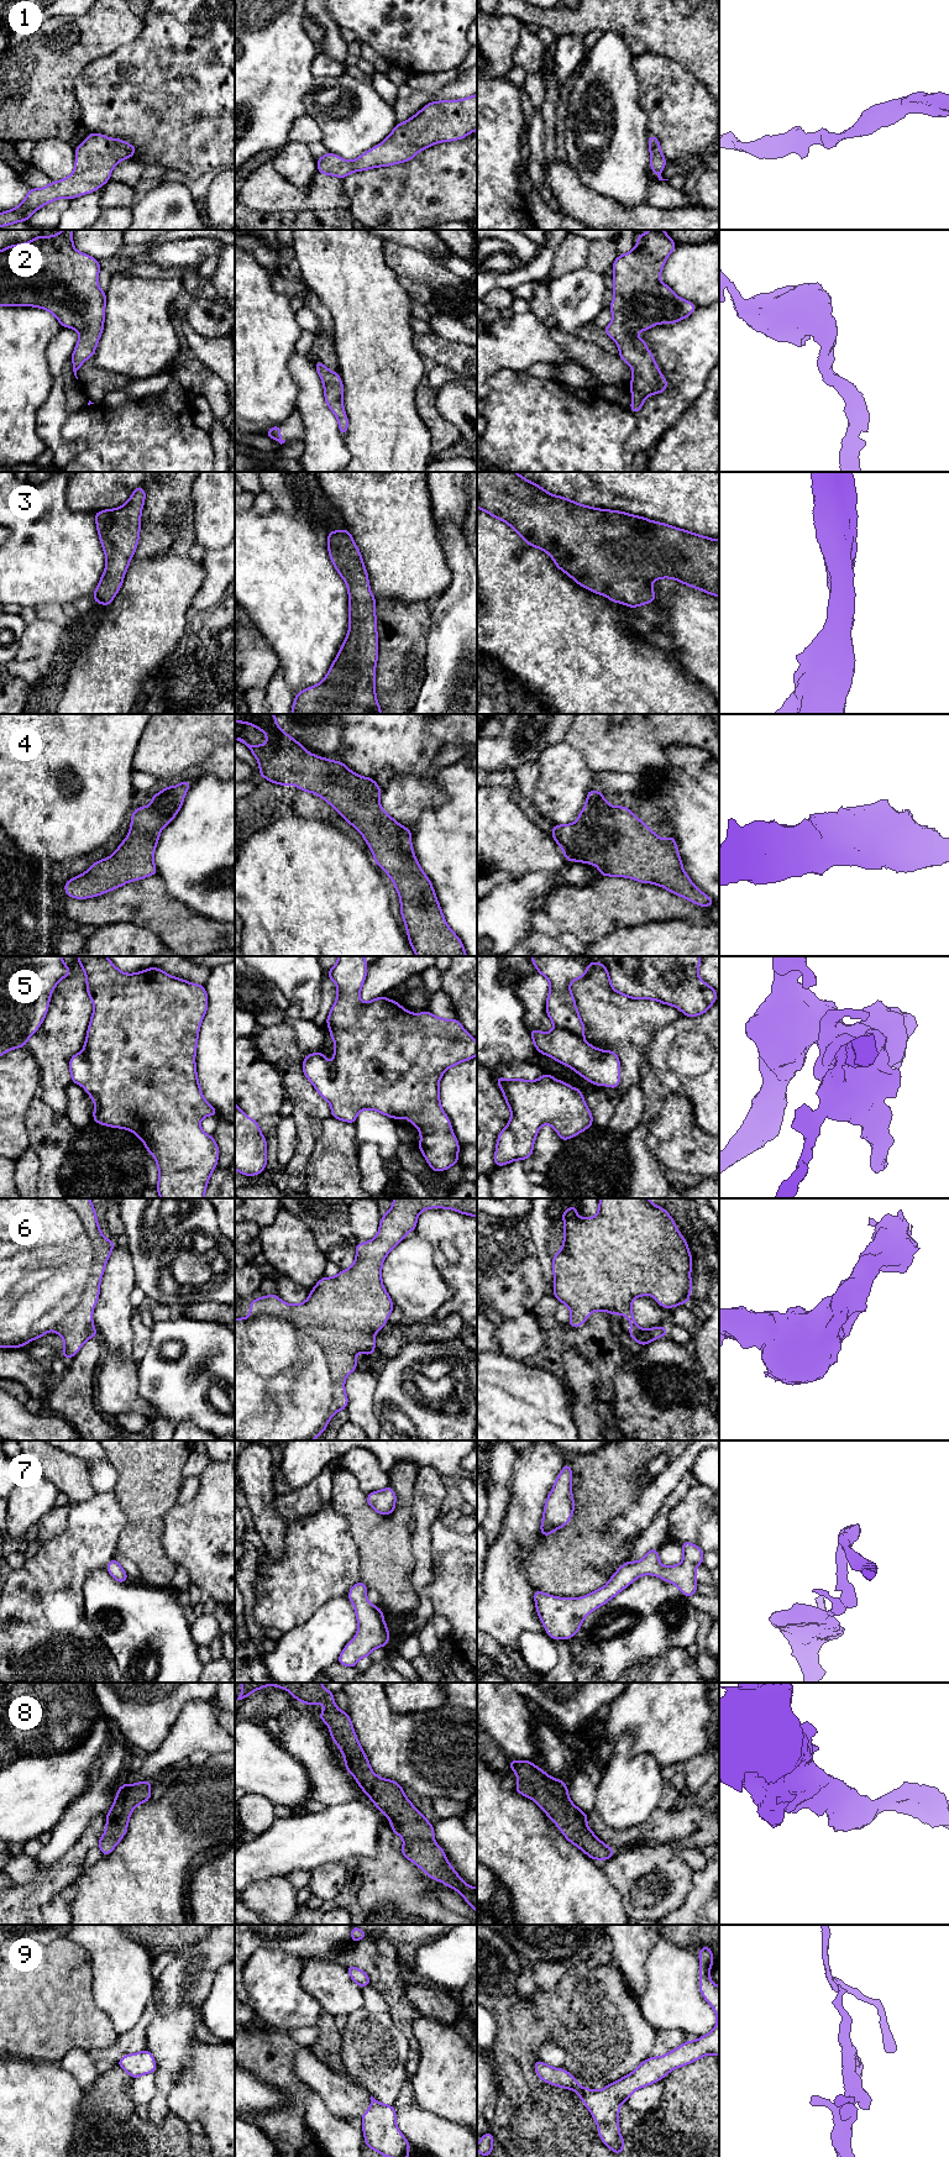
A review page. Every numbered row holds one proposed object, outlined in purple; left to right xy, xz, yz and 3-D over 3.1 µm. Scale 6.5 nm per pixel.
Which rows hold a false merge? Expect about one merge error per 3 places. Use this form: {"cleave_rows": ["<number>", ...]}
{"cleave_rows": []}

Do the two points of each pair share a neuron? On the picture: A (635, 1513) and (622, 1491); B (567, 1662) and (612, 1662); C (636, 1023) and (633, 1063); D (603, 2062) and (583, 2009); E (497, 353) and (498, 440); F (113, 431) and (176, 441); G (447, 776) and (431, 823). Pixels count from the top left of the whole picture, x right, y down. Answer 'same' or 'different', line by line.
A: different
B: different
C: same
D: same
E: different
F: same
G: same

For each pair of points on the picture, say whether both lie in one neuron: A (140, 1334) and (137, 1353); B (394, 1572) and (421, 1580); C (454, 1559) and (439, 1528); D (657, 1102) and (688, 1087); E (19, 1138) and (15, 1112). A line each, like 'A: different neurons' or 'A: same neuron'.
A: same neuron
B: different neurons
C: different neurons
D: same neuron
E: same neuron

